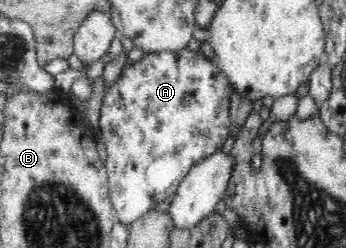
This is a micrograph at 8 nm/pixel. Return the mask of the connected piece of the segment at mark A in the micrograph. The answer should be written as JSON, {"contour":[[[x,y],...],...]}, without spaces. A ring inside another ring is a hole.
{"contour":[[[187,46],[179,51],[148,53],[140,60],[130,65],[121,79],[118,81],[114,80],[114,84],[110,84],[110,88],[108,88],[103,95],[98,129],[100,130],[99,138],[104,143],[104,146],[106,146],[107,159],[105,160],[105,167],[107,168],[109,193],[113,210],[116,214],[115,220],[118,220],[118,224],[130,226],[134,221],[140,219],[142,215],[154,209],[158,202],[168,198],[171,194],[175,194],[178,185],[194,165],[208,158],[208,156],[214,154],[215,151],[222,149],[222,144],[224,144],[224,141],[228,138],[229,127],[231,126],[229,108],[230,96],[232,96],[233,90],[226,75],[220,70],[220,67],[216,63],[208,59],[200,50],[192,51]]]}

